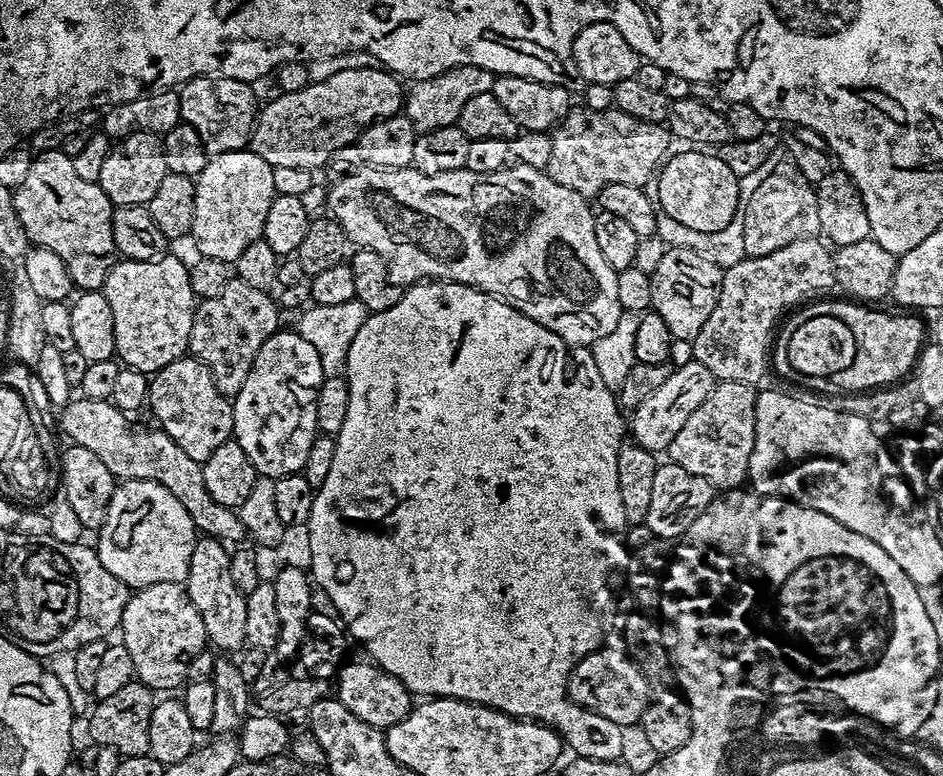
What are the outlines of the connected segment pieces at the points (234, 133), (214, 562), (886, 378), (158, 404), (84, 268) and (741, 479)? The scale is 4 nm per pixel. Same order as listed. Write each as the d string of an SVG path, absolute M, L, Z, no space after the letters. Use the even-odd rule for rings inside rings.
M195 76L179 85L180 119L198 130L209 157L227 152L242 152L249 147L256 126L258 103L248 80L221 76Z
M206 535L197 539L190 554L190 566L186 587L190 602L202 614L202 626L206 626L208 644L217 653L236 654L246 644L246 602L245 593L234 586L230 579L230 552L221 541Z
M832 300L828 304L827 311L834 314L854 334L856 353L854 362L846 366L846 370L838 370L840 376L836 376L836 383L832 385L837 389L844 384L840 390L844 394L855 394L869 390L879 390L885 386L895 385L903 381L904 376L913 371L916 360L920 356L920 349L926 343L926 324L919 320L919 315L904 314L908 316L891 316L888 312L875 312L875 307L865 306L860 302L849 302L844 300ZM845 300L845 301L844 301ZM852 303L852 304L847 304ZM925 336L925 337L924 337Z
M185 354L170 362L162 370L151 373L148 382L147 411L152 411L155 423L194 462L201 466L222 446L222 442L233 439L228 428L228 411L232 409L229 397L223 396L214 386L212 375L201 360Z
M44 152L44 160L33 159L29 174L26 175L22 185L15 188L12 201L29 241L46 250L54 250L58 254L58 258L62 258L72 283L77 289L103 289L104 279L107 278L108 271L112 268L118 253L112 233L114 205L112 199L100 189L99 183L86 182L86 178L81 178L74 170L71 156L66 154L48 156Z
M720 380L704 402L683 423L682 428L673 435L666 456L690 474L701 475L720 490L736 490L748 479L748 463L754 450L756 433L756 393L751 384L740 381Z

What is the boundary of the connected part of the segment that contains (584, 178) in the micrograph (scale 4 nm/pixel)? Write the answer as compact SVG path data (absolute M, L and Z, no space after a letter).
M614 106L604 110L573 107L550 135L548 177L585 198L599 197L603 188L615 184L639 188L651 185L670 152L670 133L664 124L630 118Z

